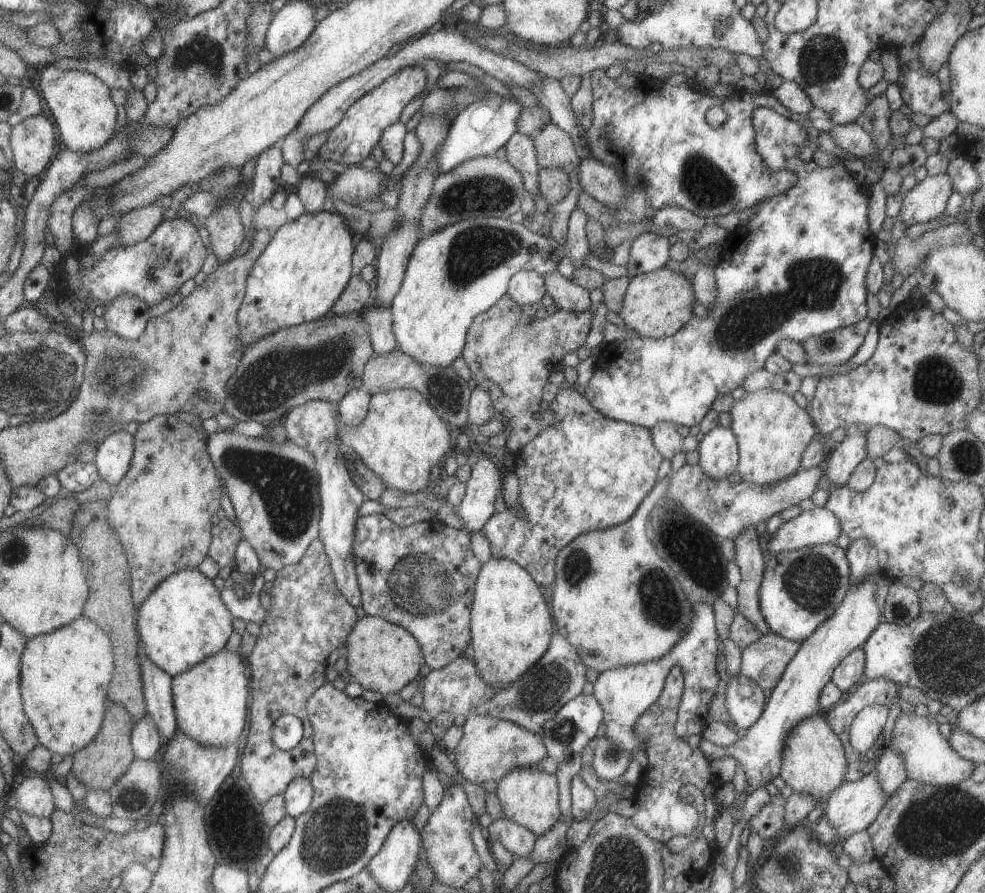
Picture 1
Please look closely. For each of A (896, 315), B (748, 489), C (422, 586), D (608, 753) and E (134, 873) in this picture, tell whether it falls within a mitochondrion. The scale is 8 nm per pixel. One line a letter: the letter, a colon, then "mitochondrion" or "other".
A: other
B: other
C: mitochondrion
D: mitochondrion
E: other

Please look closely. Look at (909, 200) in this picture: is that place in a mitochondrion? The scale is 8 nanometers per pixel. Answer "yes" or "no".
no

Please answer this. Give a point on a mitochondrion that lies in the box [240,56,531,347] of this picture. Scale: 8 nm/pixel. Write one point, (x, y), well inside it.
(475, 251)

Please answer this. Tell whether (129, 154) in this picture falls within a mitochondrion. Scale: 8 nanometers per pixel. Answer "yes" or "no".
no

